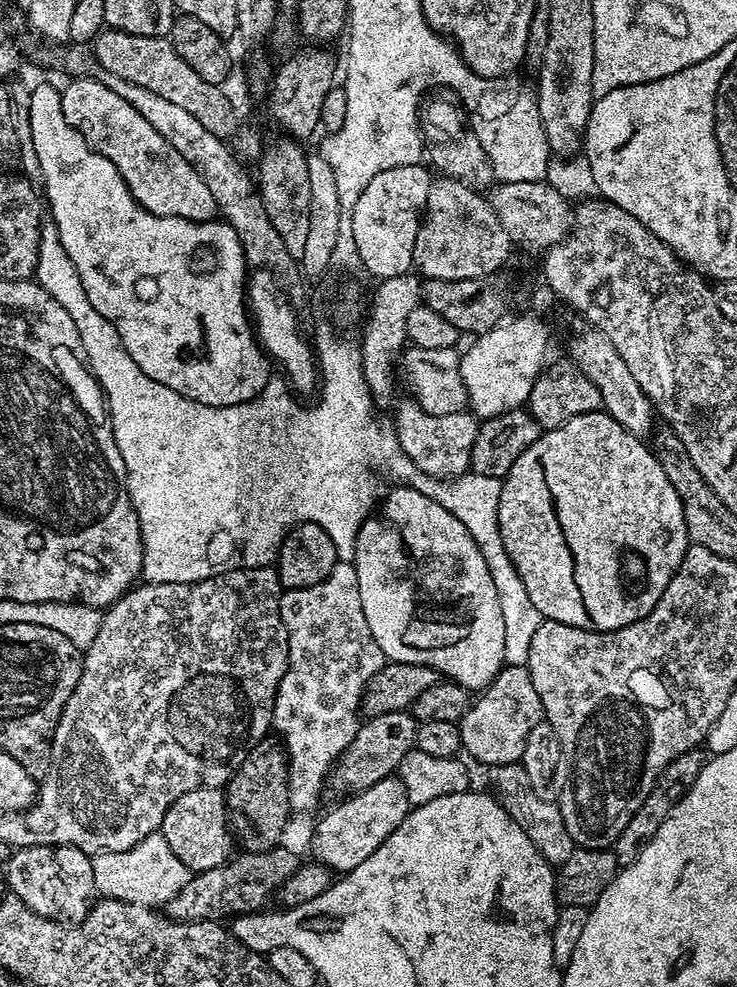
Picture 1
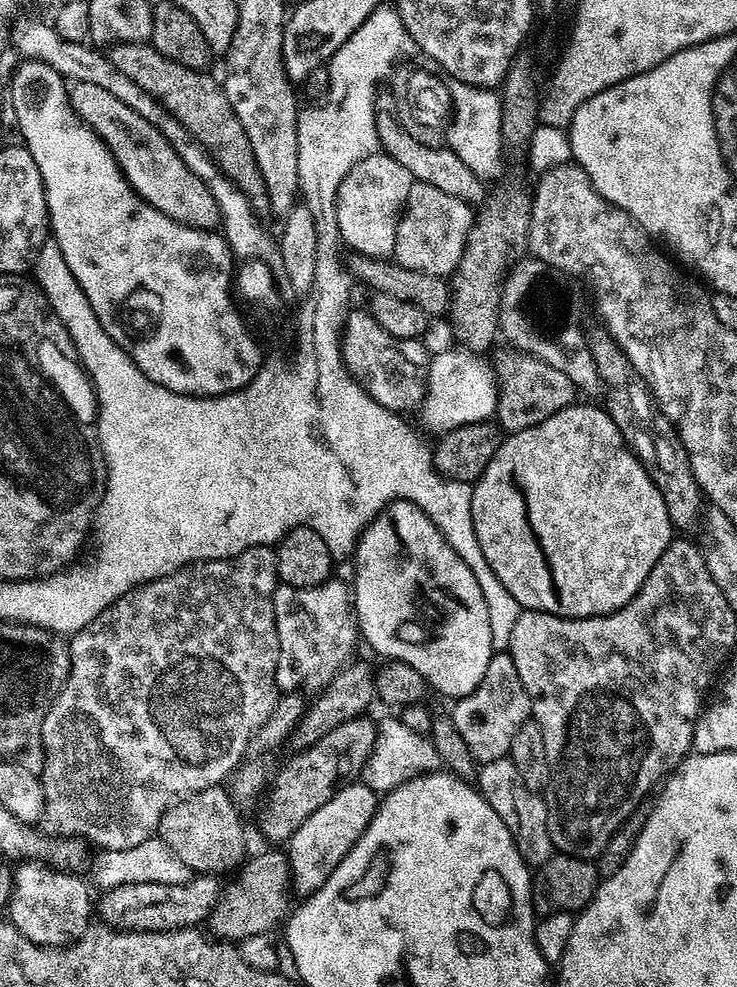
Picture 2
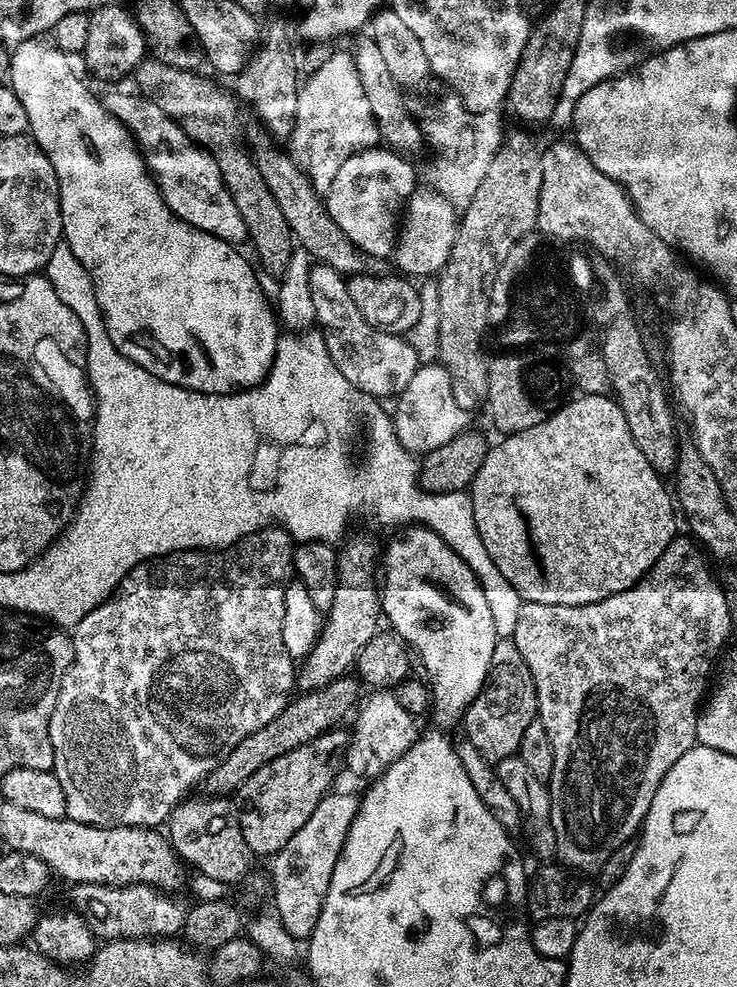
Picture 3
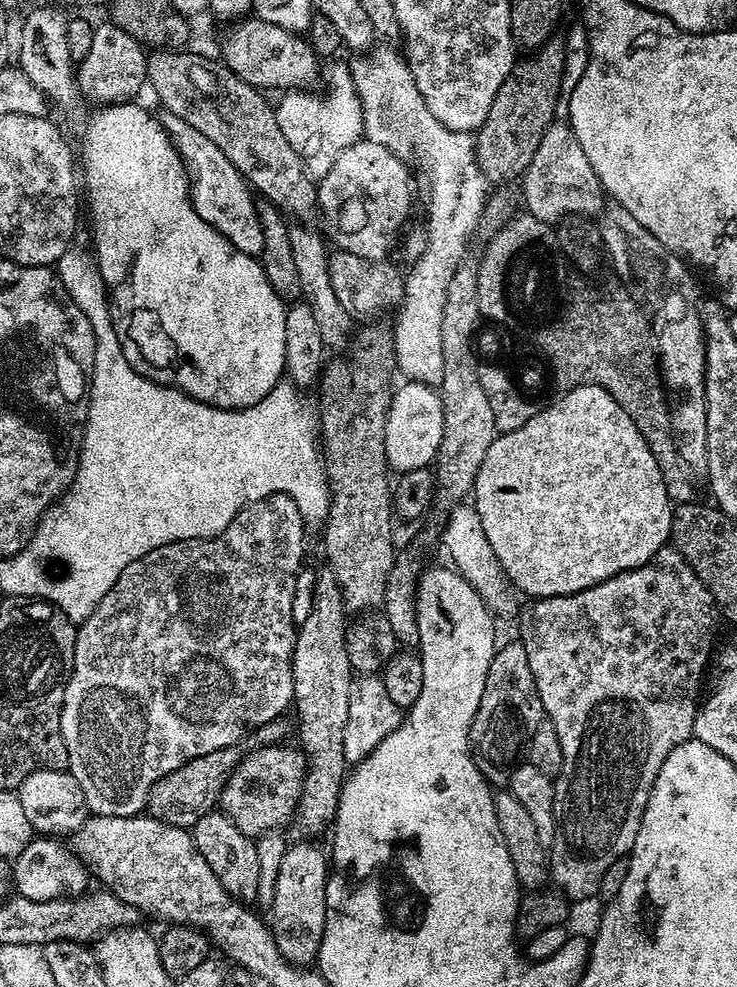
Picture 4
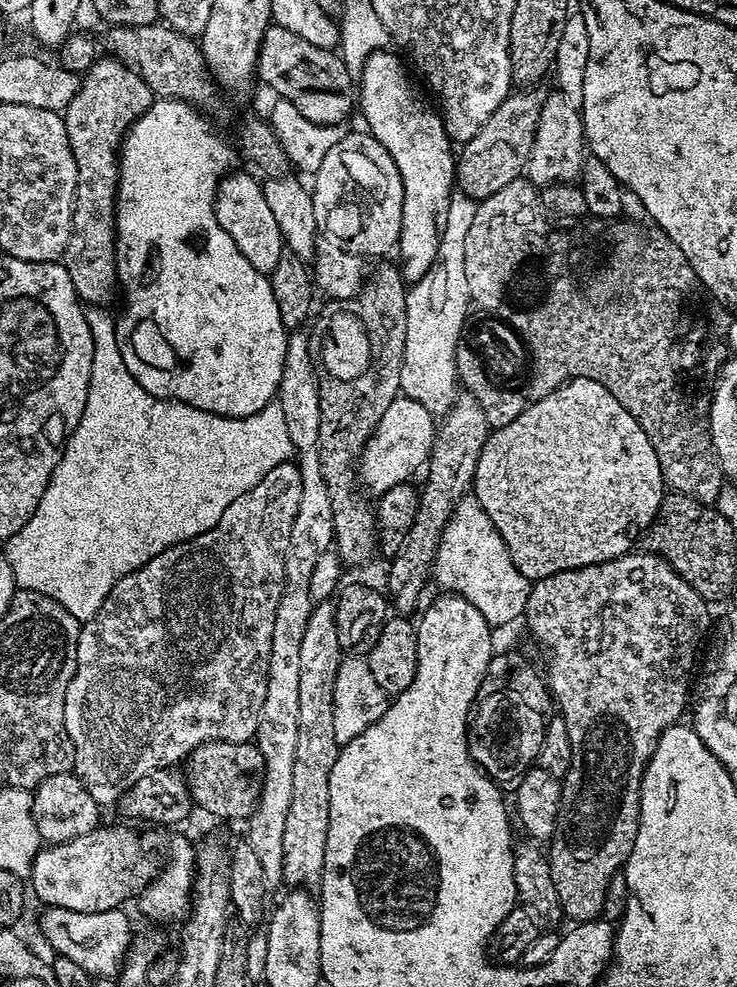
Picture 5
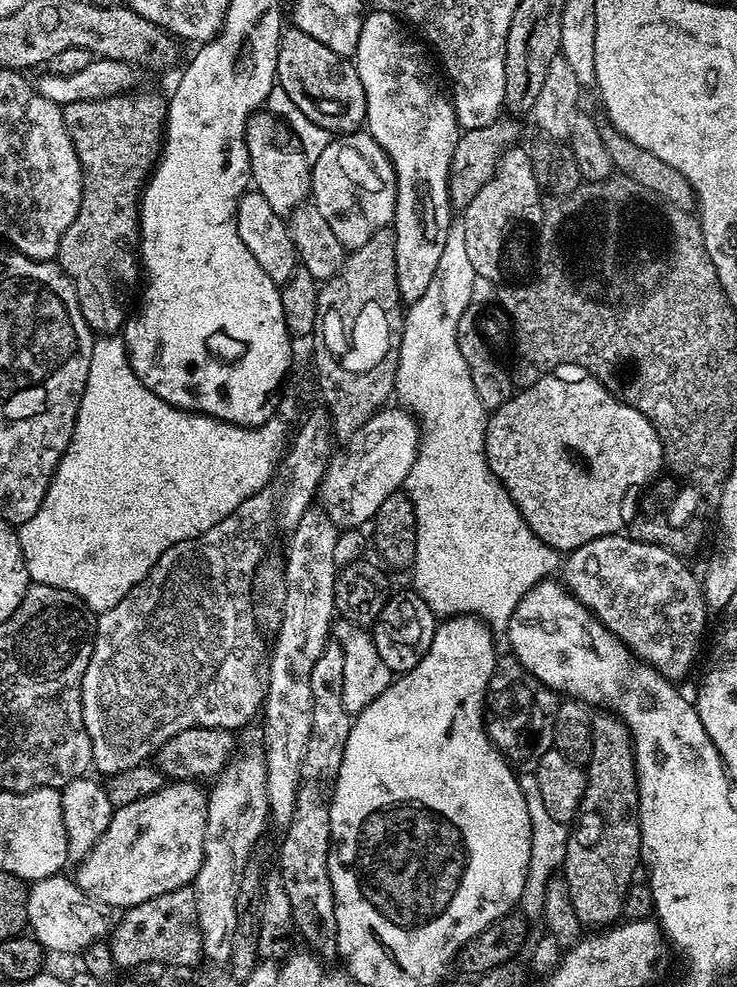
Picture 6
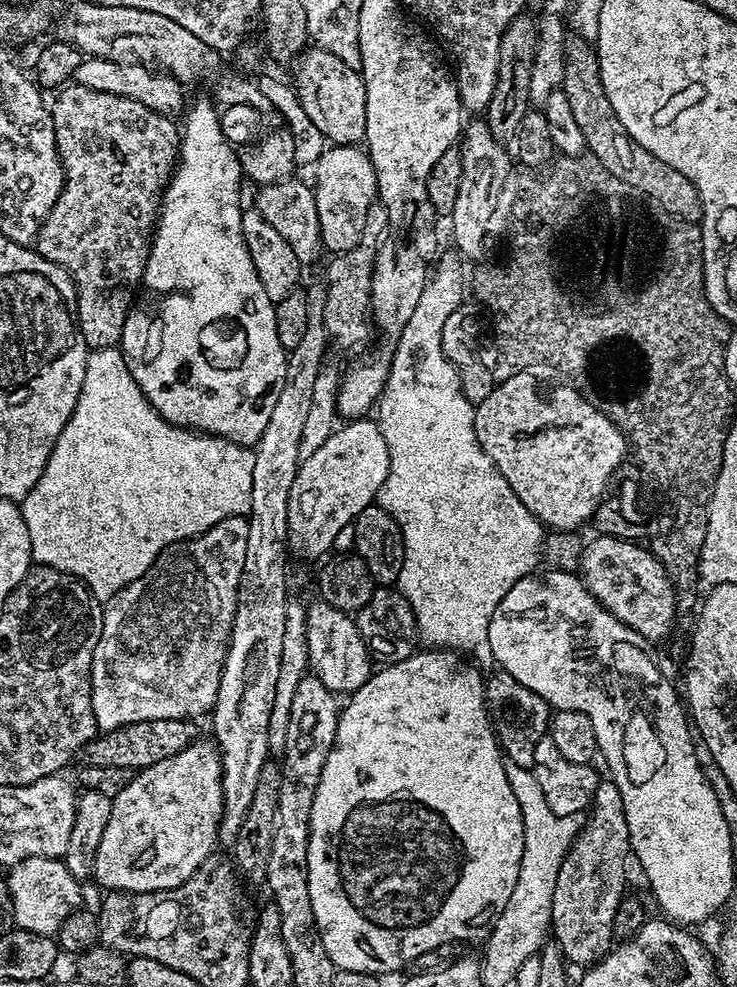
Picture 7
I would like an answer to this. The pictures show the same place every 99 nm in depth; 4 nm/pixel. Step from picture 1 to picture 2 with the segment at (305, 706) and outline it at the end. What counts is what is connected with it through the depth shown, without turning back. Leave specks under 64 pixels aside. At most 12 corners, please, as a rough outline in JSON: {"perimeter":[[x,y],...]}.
{"perimeter":[[350,588],[272,596],[281,693],[323,690],[353,659]]}

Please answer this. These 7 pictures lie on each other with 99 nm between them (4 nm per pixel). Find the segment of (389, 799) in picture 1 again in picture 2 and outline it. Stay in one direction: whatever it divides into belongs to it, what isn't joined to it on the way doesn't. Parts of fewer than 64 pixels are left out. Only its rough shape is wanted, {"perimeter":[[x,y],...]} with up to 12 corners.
{"perimeter":[[348,782],[287,841],[291,891],[317,892],[372,821]]}

